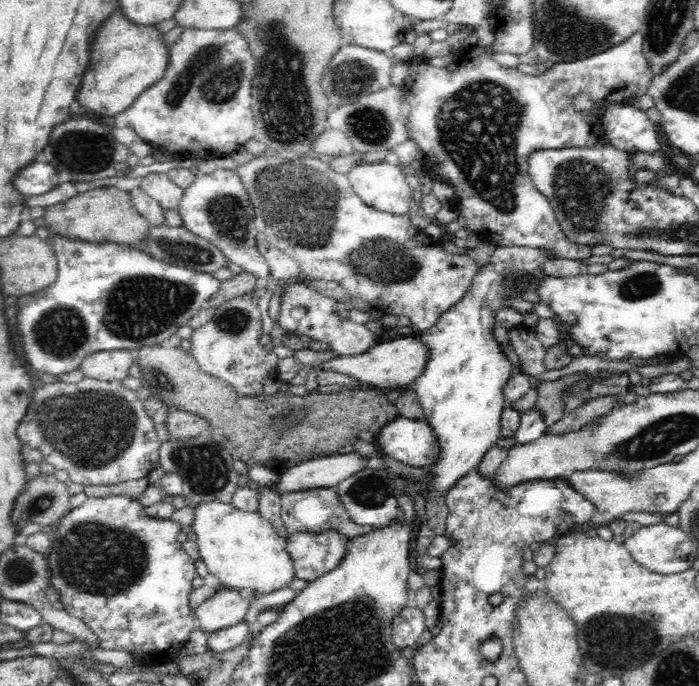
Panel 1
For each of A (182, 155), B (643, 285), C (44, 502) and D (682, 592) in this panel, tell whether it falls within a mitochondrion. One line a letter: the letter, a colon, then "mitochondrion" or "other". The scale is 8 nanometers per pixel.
A: other
B: mitochondrion
C: mitochondrion
D: other

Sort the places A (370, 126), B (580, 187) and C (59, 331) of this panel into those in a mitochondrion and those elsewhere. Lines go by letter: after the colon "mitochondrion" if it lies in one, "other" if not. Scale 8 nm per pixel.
A: mitochondrion
B: mitochondrion
C: mitochondrion

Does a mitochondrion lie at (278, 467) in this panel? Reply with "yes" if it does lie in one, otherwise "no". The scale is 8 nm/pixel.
no

